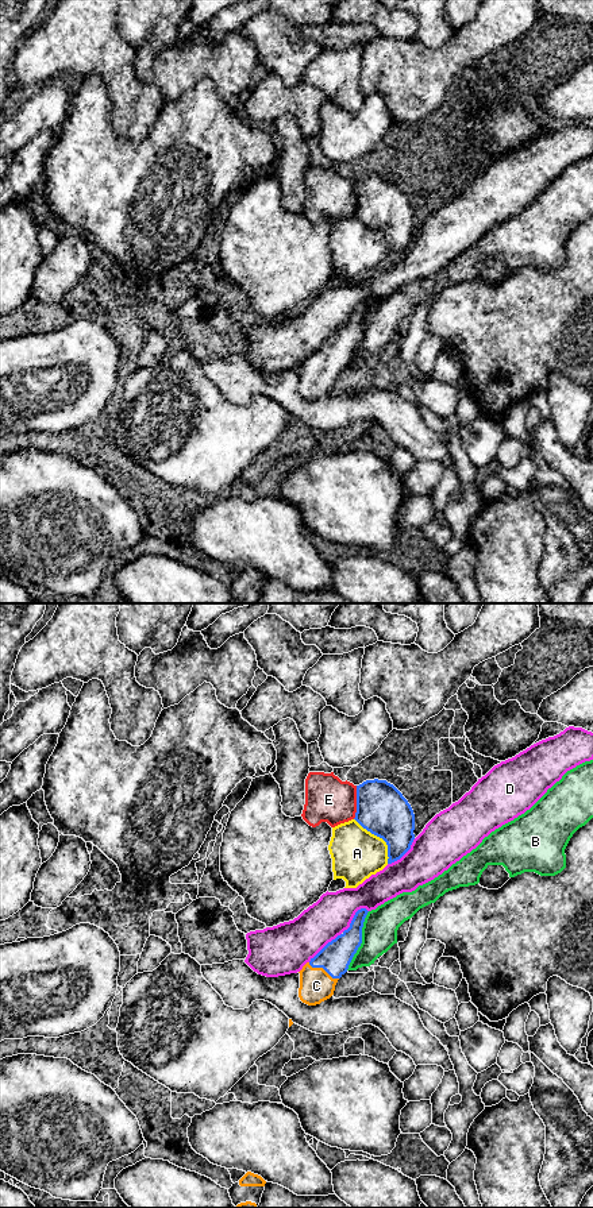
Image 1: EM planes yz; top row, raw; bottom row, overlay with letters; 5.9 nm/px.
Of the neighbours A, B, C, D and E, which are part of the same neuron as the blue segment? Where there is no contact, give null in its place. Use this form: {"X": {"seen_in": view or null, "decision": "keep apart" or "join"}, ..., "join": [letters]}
{"A": {"seen_in": "yz", "decision": "keep apart"}, "B": {"seen_in": "yz", "decision": "keep apart"}, "C": {"seen_in": "yz", "decision": "join"}, "D": {"seen_in": "yz", "decision": "keep apart"}, "E": {"seen_in": "yz", "decision": "keep apart"}, "join": ["C"]}

